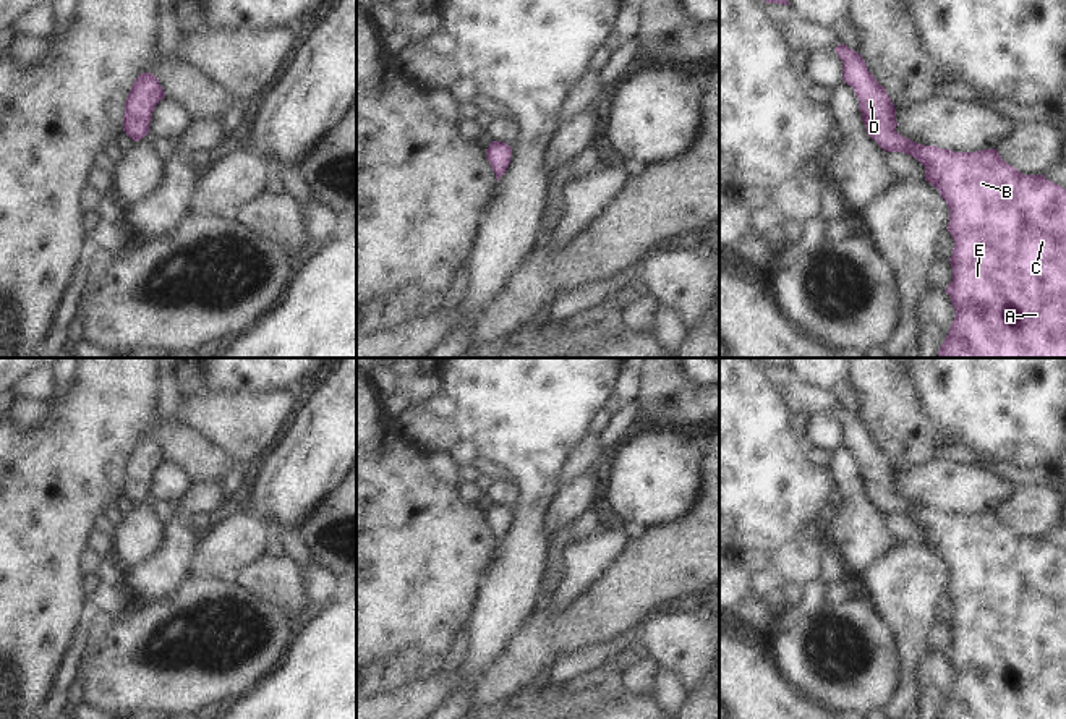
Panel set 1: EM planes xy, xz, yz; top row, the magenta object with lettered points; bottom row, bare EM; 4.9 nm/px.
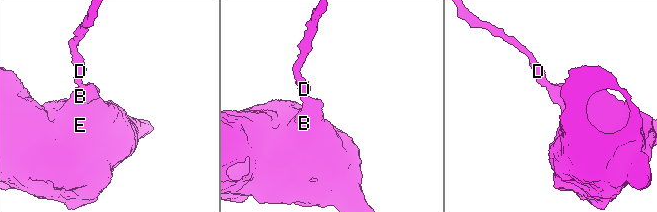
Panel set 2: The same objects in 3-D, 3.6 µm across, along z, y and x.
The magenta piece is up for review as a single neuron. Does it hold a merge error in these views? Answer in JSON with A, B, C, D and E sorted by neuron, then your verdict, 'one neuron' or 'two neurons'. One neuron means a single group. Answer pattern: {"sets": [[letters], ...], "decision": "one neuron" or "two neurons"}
{"sets": [["A", "B", "C", "D", "E"]], "decision": "one neuron"}

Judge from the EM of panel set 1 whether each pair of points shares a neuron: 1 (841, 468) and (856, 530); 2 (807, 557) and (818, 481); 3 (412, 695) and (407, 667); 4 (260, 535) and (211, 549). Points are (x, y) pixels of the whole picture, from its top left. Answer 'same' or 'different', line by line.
1: same
2: different
3: different
4: same

